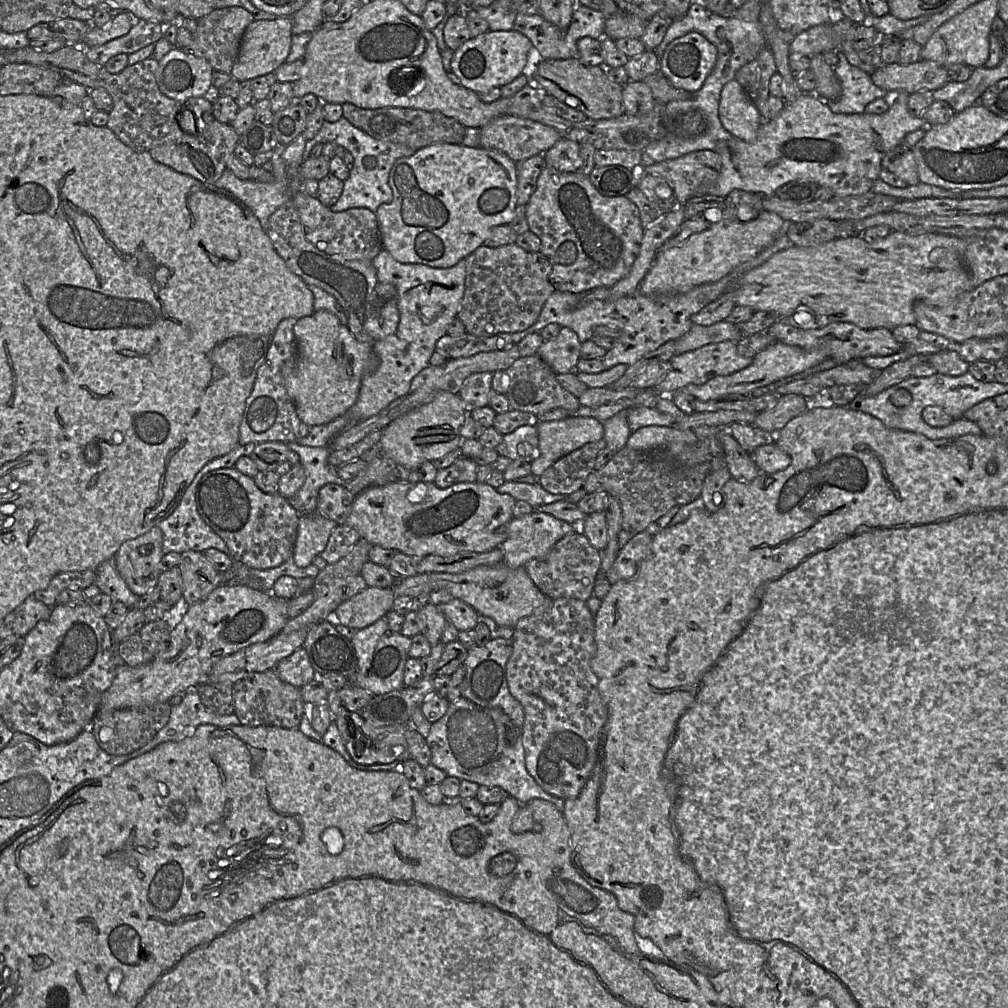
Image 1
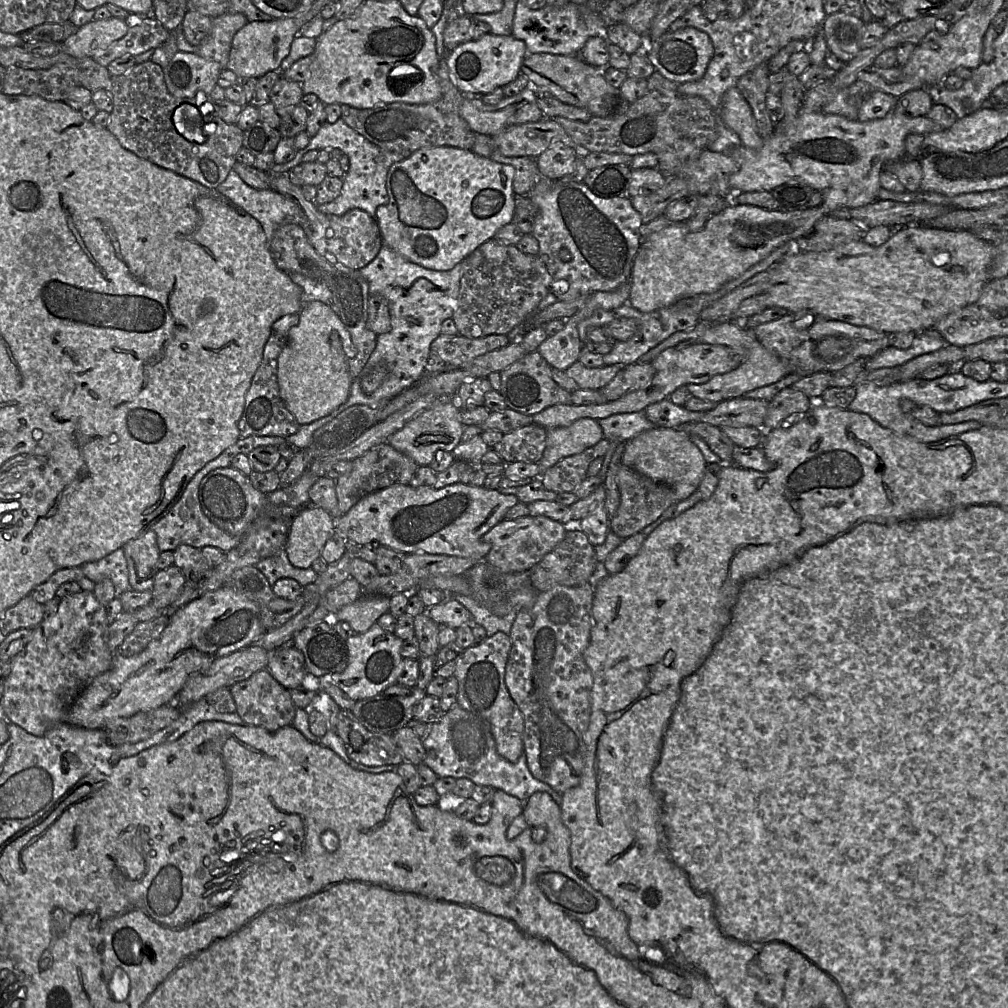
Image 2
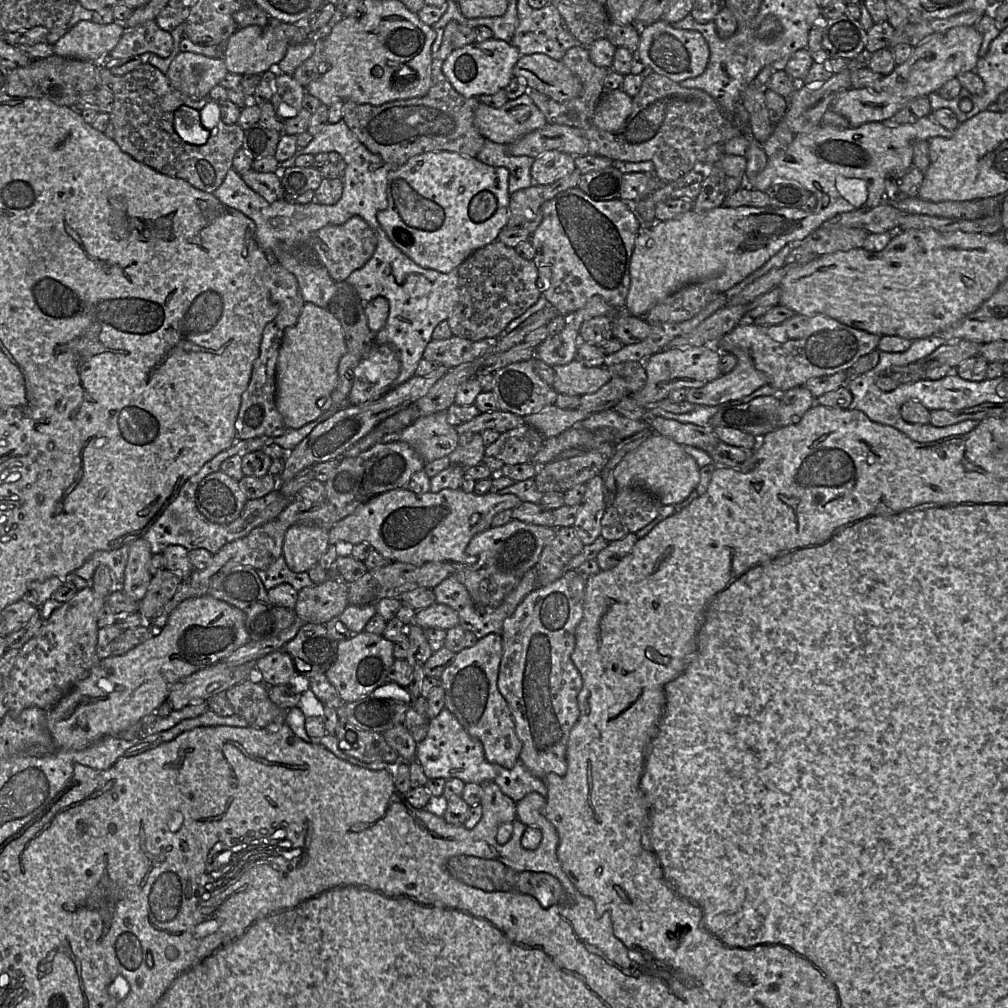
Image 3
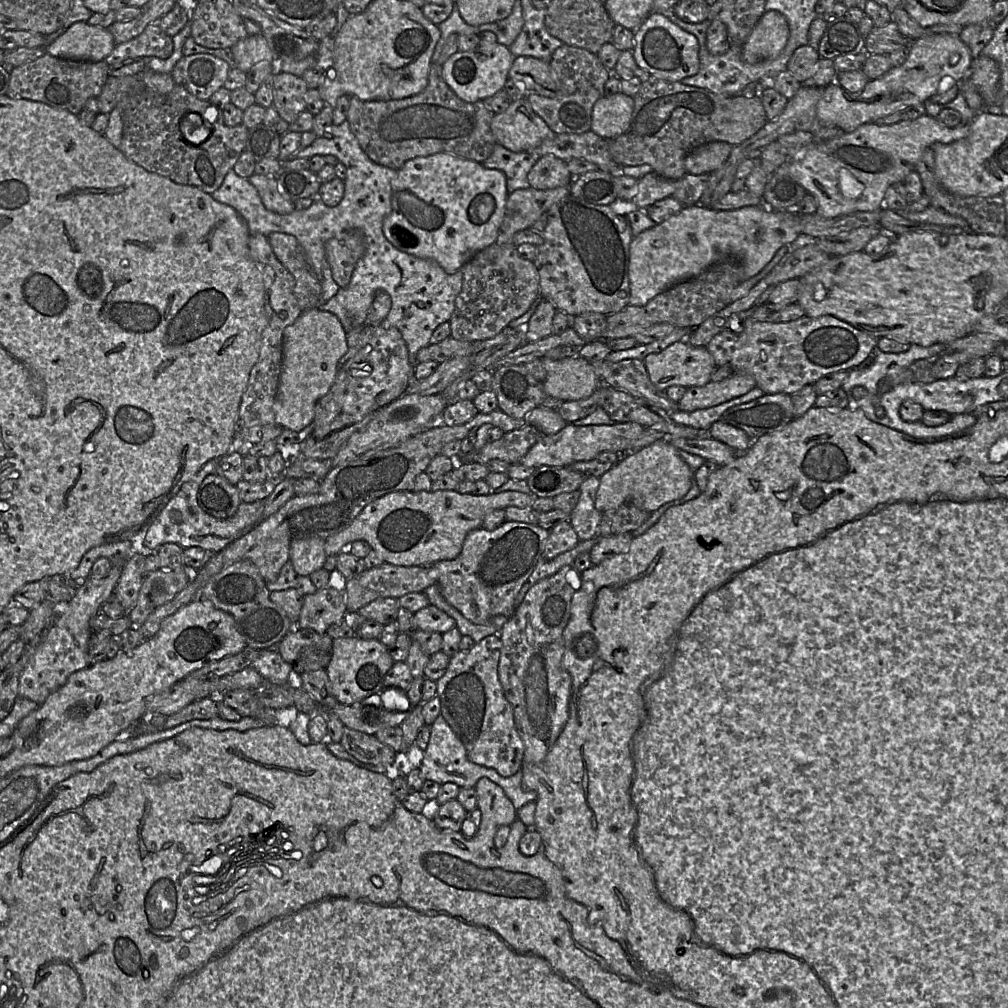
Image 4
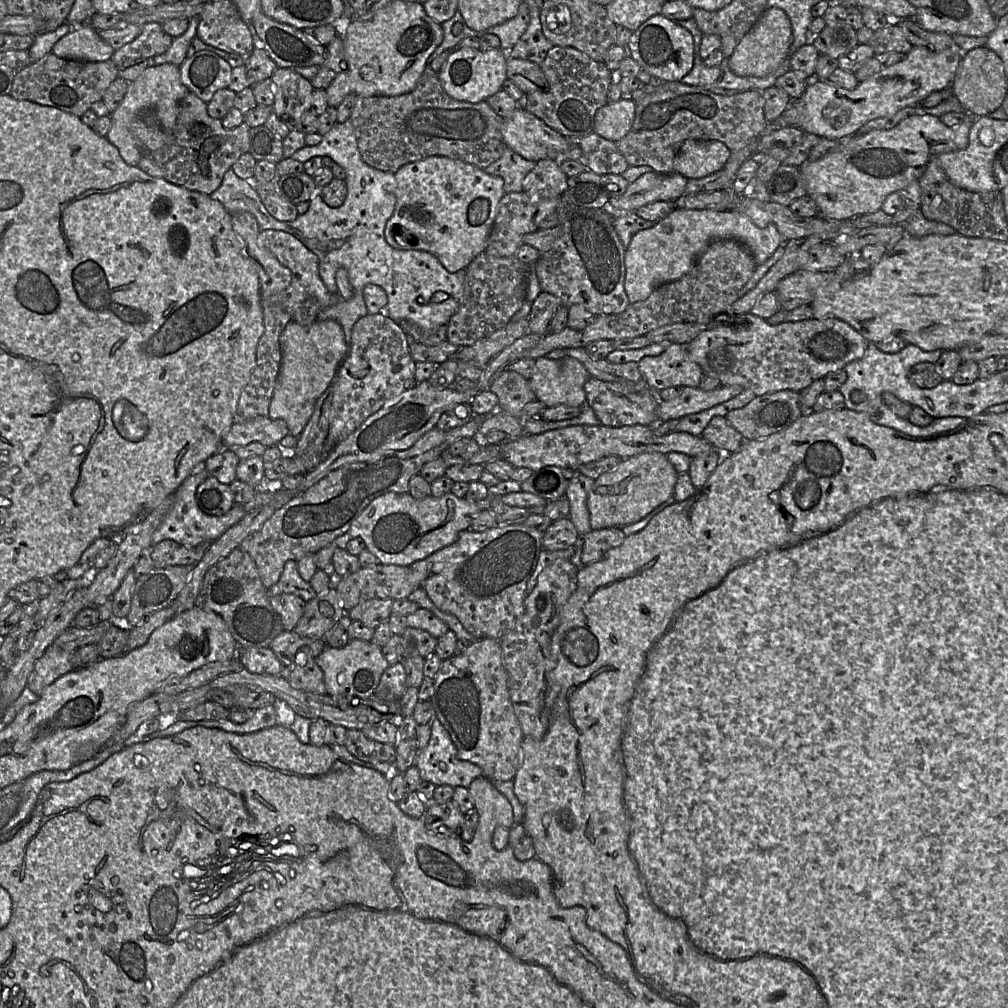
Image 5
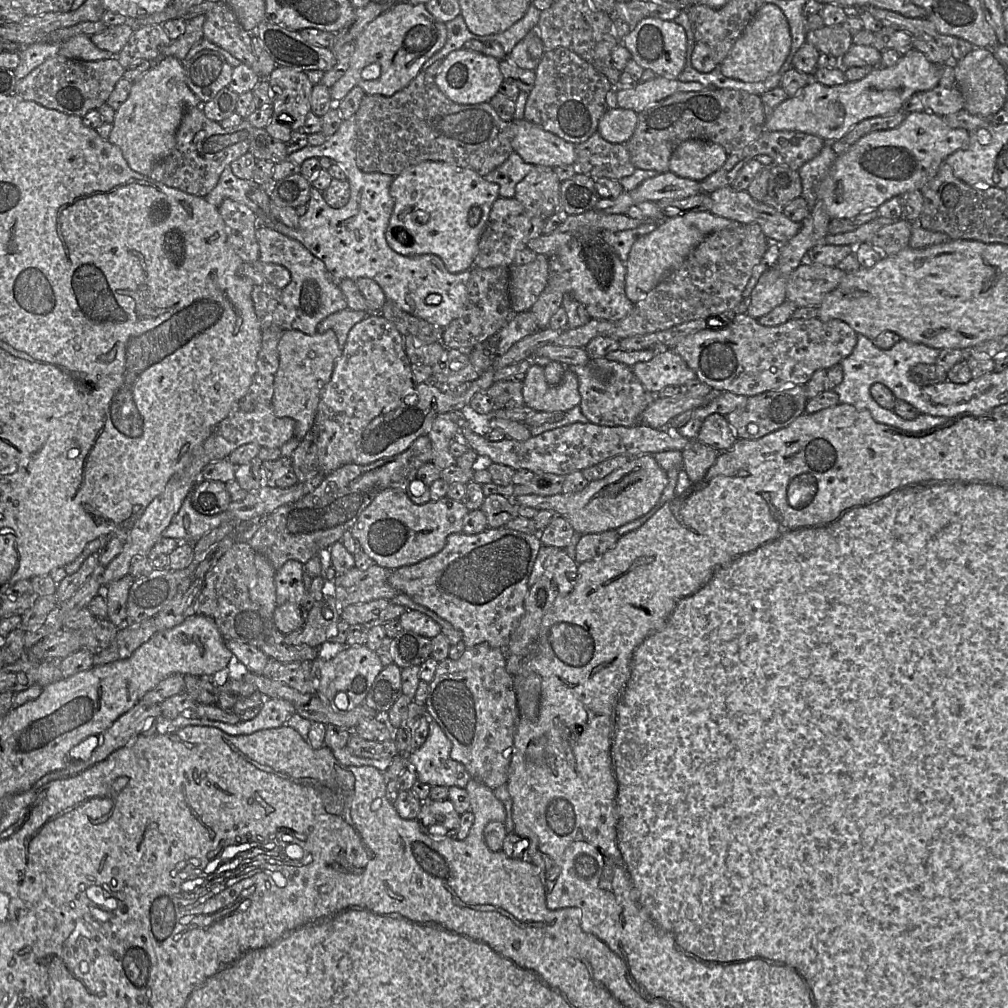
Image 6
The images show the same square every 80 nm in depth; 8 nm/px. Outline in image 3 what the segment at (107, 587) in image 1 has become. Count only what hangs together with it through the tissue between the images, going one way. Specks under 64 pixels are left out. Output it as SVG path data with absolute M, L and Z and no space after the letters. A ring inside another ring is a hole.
M129 544L123 545L120 548L111 551L96 551L85 561L81 567L76 569L73 573L90 582L96 568L99 565L105 565L111 571L111 575L115 581L115 586L119 587L124 579L128 554Z

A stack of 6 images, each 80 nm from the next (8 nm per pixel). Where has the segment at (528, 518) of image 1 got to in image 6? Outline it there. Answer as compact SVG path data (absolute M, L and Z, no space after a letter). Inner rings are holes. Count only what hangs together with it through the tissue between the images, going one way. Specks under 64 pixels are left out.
M505 526L488 527L481 533L472 535L459 532L449 535L445 546L438 553L415 564L393 570L388 582L399 593L407 595L415 603L452 624L461 632L466 648L487 643L491 647L505 649L525 613L527 584L541 546L539 534L527 534Z

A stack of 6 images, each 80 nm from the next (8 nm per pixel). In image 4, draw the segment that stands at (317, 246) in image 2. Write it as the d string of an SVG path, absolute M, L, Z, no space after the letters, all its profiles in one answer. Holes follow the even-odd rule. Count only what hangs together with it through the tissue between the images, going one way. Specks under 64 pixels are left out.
M359 229L343 231L325 243L332 278L340 288L348 285L358 260L366 251L366 240Z

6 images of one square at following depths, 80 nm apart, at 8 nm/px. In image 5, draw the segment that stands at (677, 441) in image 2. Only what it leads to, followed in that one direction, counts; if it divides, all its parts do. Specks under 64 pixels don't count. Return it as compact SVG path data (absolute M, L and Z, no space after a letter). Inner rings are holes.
M641 453L622 461L612 470L600 475L587 498L592 530L622 528L644 518L673 494L678 473L666 454Z

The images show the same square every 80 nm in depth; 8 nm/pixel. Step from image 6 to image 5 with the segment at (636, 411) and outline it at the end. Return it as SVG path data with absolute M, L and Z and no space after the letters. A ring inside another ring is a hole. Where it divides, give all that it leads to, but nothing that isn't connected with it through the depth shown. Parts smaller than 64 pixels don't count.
M590 377L584 385L586 404L593 410L601 425L622 427L633 425L654 426L658 422L657 407L660 401L650 394L639 394L624 383L606 382Z

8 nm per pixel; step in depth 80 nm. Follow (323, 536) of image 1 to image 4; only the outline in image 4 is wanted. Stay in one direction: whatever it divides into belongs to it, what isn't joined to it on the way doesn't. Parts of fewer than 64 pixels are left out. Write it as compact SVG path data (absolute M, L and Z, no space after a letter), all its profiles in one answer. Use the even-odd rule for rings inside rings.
M319 537L292 540L289 556L295 572L309 576L323 568L327 556L324 546L325 540Z

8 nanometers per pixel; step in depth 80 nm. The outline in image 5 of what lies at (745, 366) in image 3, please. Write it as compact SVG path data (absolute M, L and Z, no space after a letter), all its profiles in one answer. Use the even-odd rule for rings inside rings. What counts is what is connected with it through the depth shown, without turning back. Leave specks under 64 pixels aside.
M721 385L712 391L684 387L678 397L668 401L661 400L659 402L657 407L658 422L680 419L687 415L710 409L736 397L743 390L744 388L739 385Z

